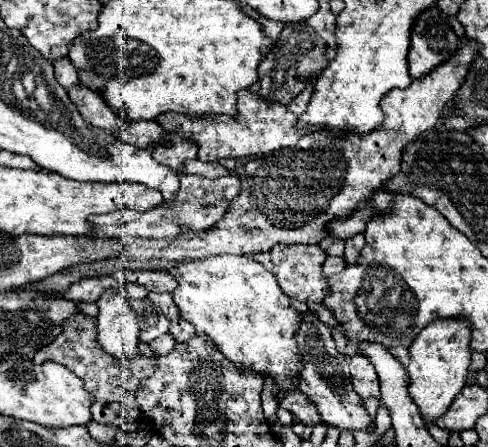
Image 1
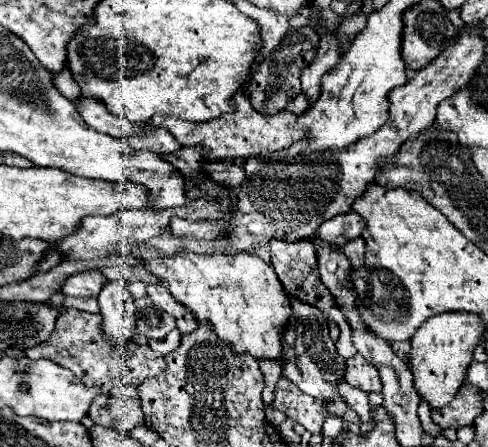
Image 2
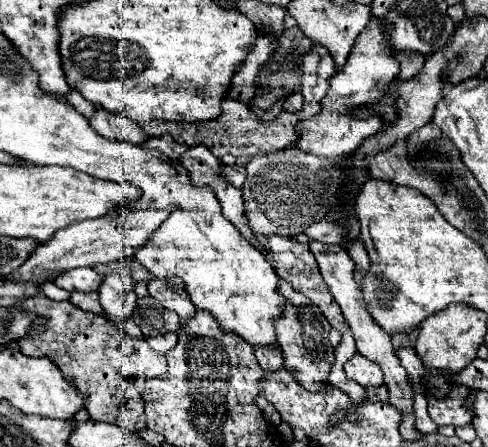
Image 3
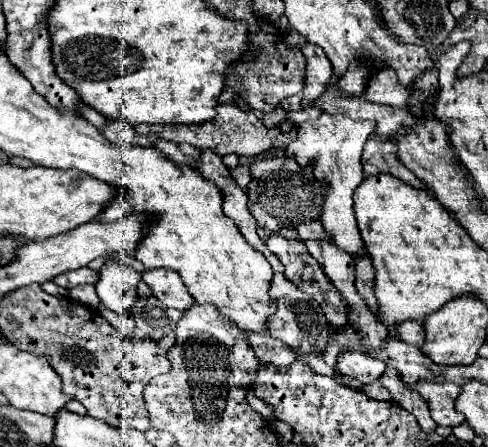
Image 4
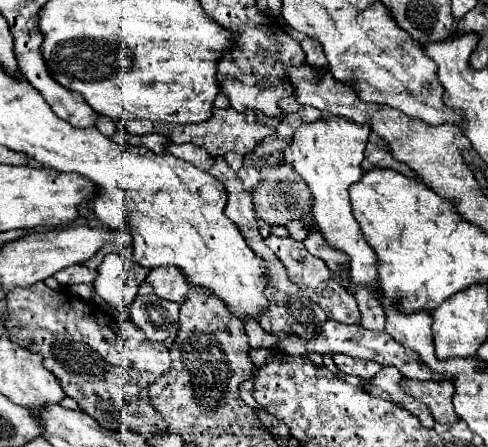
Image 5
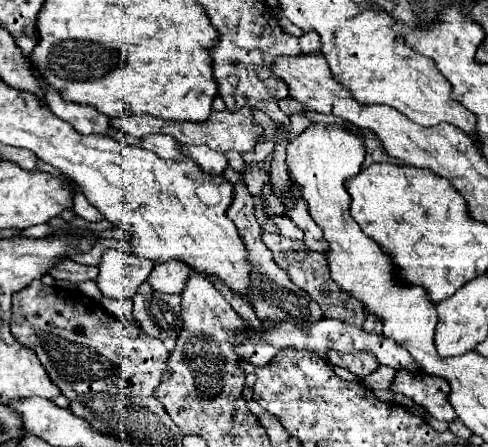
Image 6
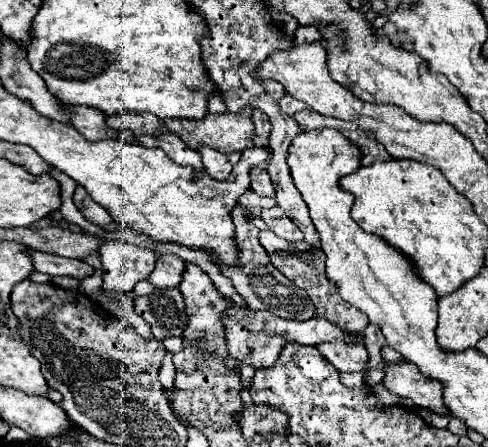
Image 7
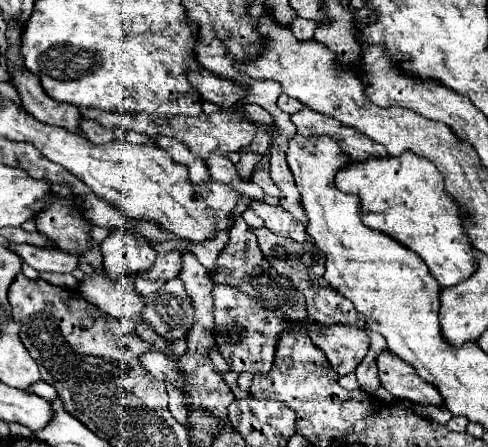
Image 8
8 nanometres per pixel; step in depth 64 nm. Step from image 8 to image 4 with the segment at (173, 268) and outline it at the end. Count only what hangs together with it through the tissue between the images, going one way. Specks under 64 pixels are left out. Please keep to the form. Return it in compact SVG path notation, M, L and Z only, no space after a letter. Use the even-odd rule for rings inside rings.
M156 268L156 272L144 272L142 280L152 288L152 294L162 300L166 306L184 312L192 306L192 296L184 288L184 282L170 268Z

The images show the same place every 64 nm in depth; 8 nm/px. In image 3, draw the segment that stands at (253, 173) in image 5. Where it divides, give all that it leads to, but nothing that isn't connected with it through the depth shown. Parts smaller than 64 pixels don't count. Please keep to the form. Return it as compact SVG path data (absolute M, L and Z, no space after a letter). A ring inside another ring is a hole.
M222 166L224 170L224 176L226 176L226 180L232 180L232 184L236 186L236 188L242 188L242 184L244 184L244 180L246 180L246 168L244 166Z

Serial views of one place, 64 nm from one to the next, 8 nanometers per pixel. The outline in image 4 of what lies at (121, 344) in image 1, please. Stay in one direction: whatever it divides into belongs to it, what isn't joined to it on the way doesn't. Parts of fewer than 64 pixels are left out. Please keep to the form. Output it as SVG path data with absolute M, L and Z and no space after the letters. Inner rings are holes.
M108 258L100 270L96 282L96 292L100 302L116 312L130 312L136 302L136 288L142 280L142 272L118 264L114 258Z

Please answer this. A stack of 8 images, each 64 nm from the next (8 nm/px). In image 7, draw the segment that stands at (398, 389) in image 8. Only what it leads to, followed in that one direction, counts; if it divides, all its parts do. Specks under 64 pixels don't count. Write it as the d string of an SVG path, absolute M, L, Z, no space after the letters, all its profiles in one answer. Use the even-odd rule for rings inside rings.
M384 364L382 384L396 396L412 400L416 406L446 414L442 402L442 386L438 380L426 378L414 364Z

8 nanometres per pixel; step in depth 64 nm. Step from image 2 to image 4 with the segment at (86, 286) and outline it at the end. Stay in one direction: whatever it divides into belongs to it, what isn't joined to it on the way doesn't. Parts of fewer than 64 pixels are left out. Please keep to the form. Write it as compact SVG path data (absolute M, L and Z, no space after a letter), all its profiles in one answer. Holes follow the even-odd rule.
M78 268L78 270L68 270L60 276L56 276L56 282L62 286L62 288L74 288L74 286L80 286L80 284L96 284L98 280L98 272L90 270L90 268Z

